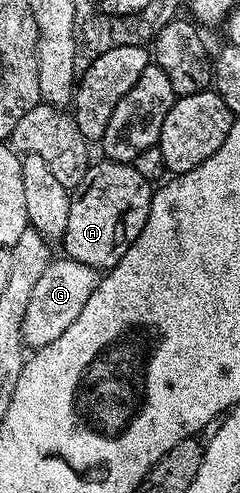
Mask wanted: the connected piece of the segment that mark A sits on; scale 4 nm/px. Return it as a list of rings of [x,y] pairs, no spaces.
[[[94,162],[83,181],[72,188],[63,236],[64,254],[83,265],[104,273],[127,253],[130,242],[143,229],[153,200],[154,184],[133,168],[132,163]]]

